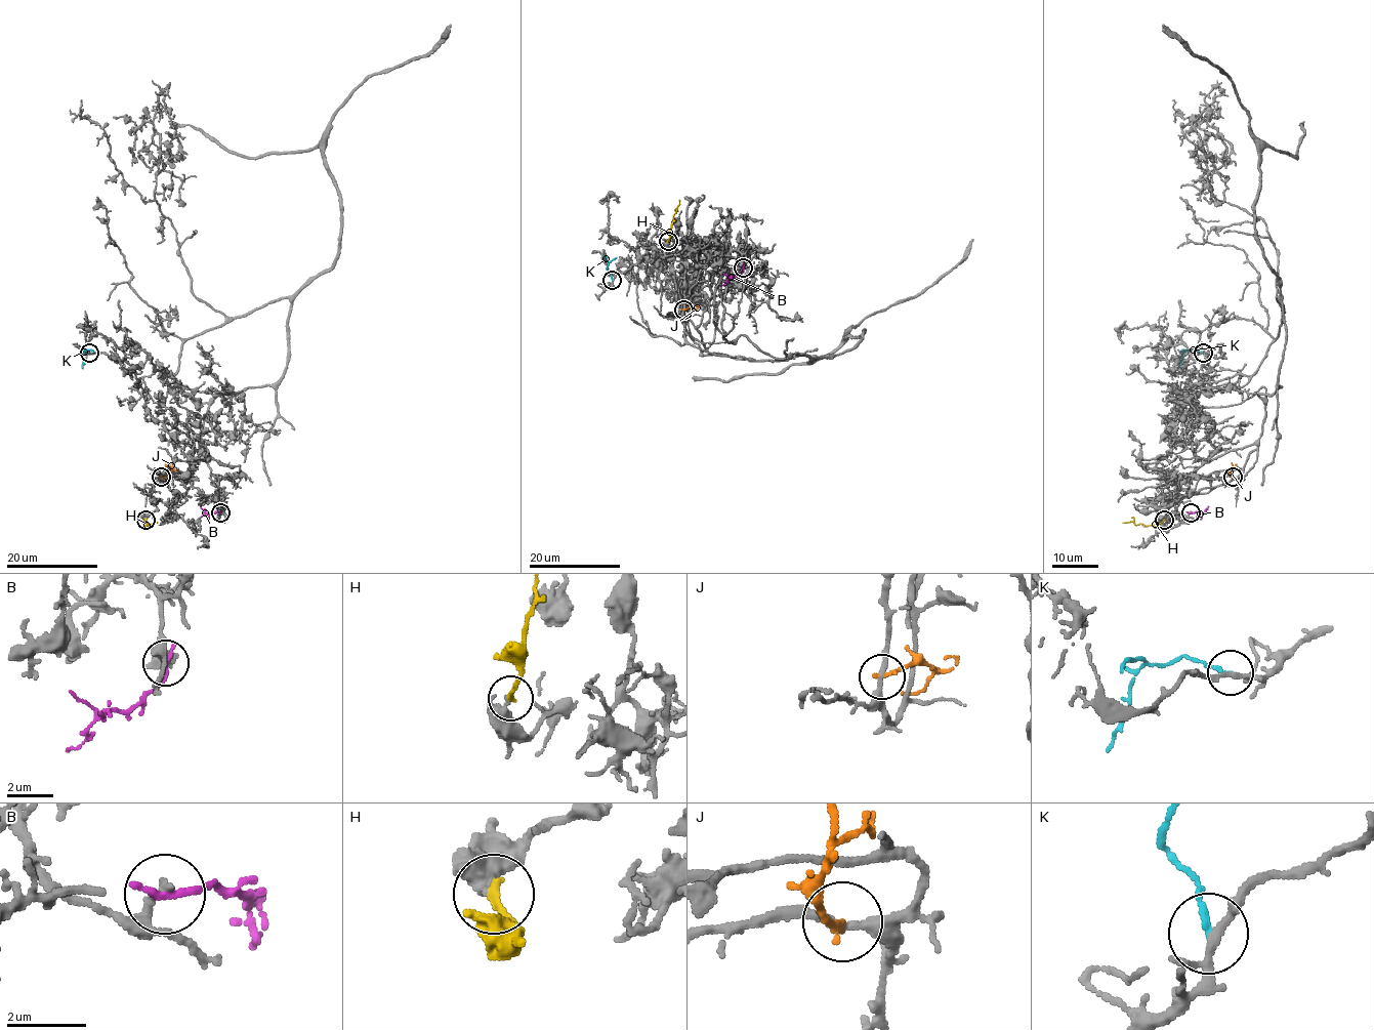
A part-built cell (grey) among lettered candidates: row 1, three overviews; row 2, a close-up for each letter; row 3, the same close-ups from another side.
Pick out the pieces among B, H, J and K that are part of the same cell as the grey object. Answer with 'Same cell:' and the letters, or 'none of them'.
Same cell: none of them

